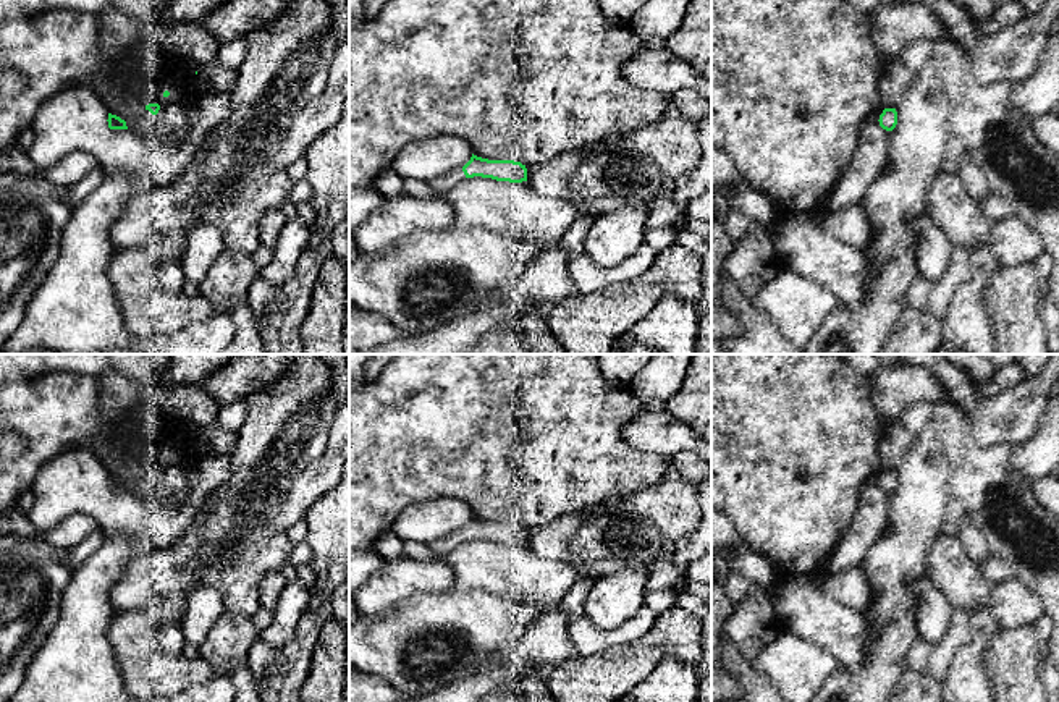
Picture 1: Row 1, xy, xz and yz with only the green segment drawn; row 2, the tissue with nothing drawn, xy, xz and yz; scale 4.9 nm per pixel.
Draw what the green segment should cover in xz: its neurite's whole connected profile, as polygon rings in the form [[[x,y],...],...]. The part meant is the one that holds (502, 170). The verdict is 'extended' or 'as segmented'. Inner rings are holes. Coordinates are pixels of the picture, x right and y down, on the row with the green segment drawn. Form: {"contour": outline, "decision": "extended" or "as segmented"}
{"contour": [[[472,154],[462,167],[446,173],[441,178],[428,181],[441,196],[466,178],[492,178],[496,181],[522,183],[527,181],[527,168],[514,160],[488,160]]], "decision": "extended"}

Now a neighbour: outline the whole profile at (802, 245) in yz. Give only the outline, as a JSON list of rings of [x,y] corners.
[[[807,214],[783,215],[774,230],[774,251],[783,267],[813,280],[837,296],[839,306],[859,307],[863,302],[865,285],[876,277],[876,267],[867,251],[839,243],[828,235],[816,218]]]

